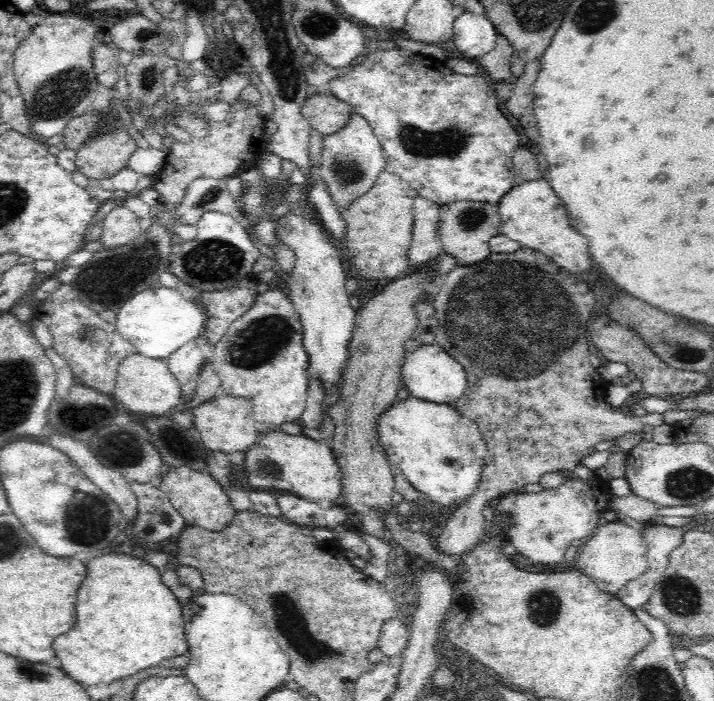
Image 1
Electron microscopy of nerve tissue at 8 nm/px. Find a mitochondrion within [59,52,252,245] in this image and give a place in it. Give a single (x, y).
(148, 76)

